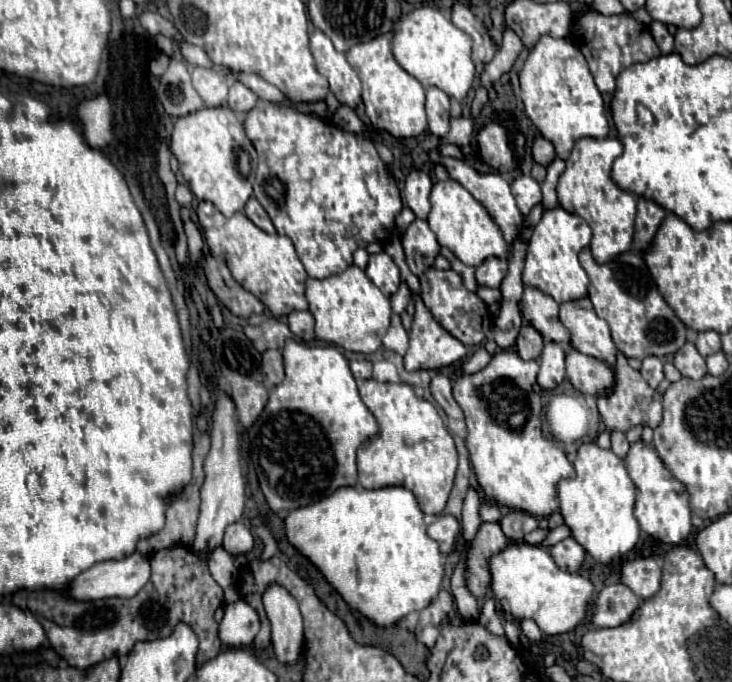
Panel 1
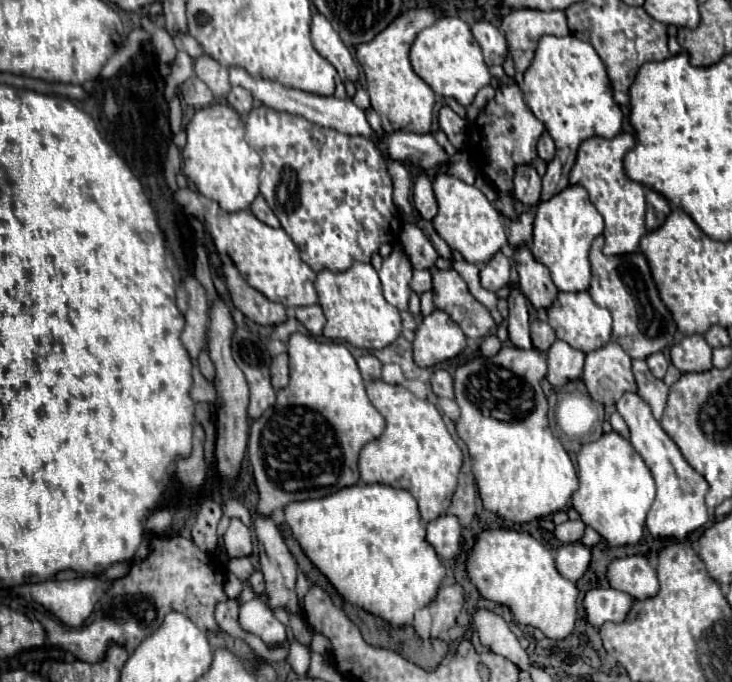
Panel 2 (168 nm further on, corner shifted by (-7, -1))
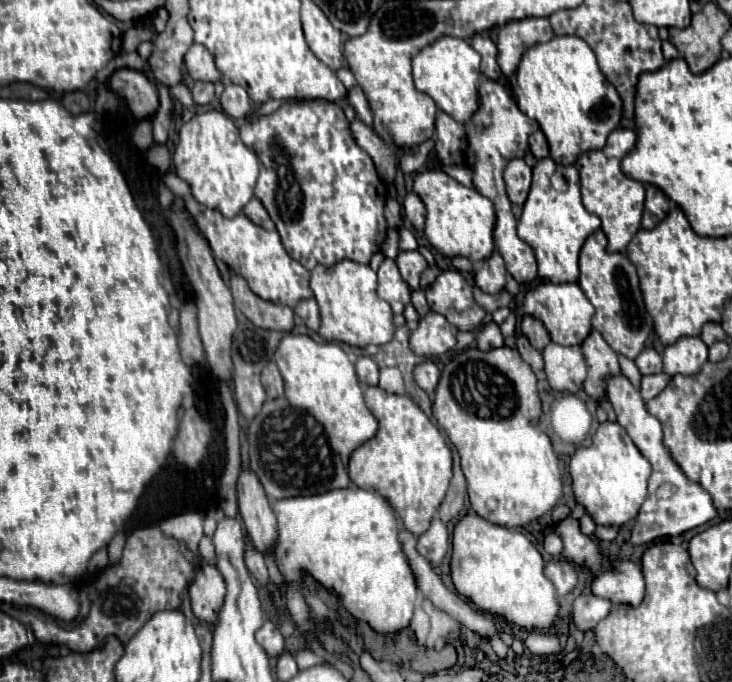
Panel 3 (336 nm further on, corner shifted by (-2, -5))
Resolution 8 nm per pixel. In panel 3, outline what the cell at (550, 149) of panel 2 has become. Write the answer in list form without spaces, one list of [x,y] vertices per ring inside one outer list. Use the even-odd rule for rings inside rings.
[[[540,129],[530,135],[530,151],[534,153],[536,159],[548,157],[548,141],[546,141],[546,137],[544,137],[544,133]]]

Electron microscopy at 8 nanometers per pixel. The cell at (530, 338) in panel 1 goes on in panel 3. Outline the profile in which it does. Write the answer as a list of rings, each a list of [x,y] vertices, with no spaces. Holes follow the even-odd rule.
[[[524,315],[522,323],[520,323],[520,329],[528,337],[528,341],[532,343],[532,347],[538,349],[538,351],[542,351],[552,341],[550,335],[548,335],[548,331],[546,331],[546,327],[544,327],[544,323],[538,321],[536,317]]]

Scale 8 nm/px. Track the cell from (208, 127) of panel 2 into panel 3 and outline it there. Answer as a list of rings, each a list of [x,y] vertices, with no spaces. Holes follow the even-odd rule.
[[[202,111],[180,127],[174,167],[178,177],[190,185],[196,201],[220,211],[224,217],[236,217],[254,197],[260,163],[256,153],[244,147],[238,129],[228,115],[222,111]]]

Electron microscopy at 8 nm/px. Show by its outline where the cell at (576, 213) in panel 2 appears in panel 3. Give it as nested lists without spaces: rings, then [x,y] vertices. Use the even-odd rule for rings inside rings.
[[[550,157],[540,159],[532,169],[532,187],[528,199],[524,203],[520,221],[518,221],[518,235],[524,239],[536,255],[538,261],[538,277],[548,283],[576,283],[578,281],[578,253],[590,233],[600,229],[600,219],[588,213],[580,199],[580,179],[576,165],[560,165]],[[560,171],[566,181],[566,191],[556,191],[550,185],[550,177]]]

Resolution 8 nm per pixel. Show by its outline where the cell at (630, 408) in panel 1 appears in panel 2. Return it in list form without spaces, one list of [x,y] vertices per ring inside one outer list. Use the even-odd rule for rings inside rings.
[[[609,341],[605,347],[591,351],[585,357],[587,391],[595,401],[603,401],[603,407],[613,409],[623,393],[637,393],[637,383],[631,369],[631,357],[617,341]]]

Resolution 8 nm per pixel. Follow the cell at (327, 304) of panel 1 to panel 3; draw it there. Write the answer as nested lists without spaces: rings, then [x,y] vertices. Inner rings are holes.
[[[342,259],[332,267],[316,265],[310,273],[310,287],[322,315],[322,325],[318,329],[322,339],[342,341],[360,349],[366,345],[384,345],[392,341],[396,329],[392,323],[392,309],[378,297],[376,273],[370,269],[370,265],[362,265],[352,259]]]

